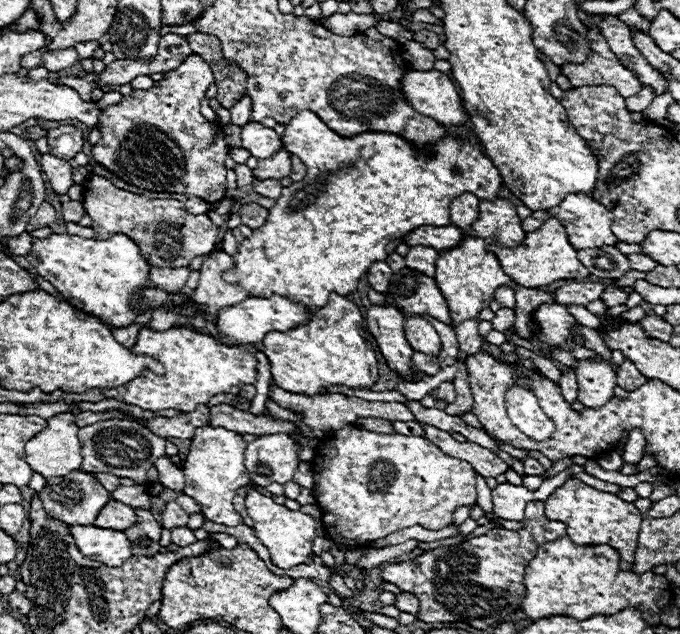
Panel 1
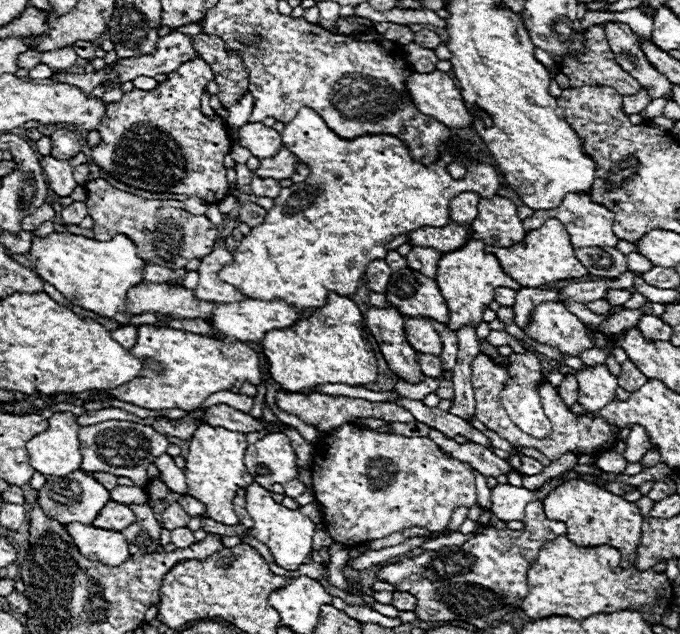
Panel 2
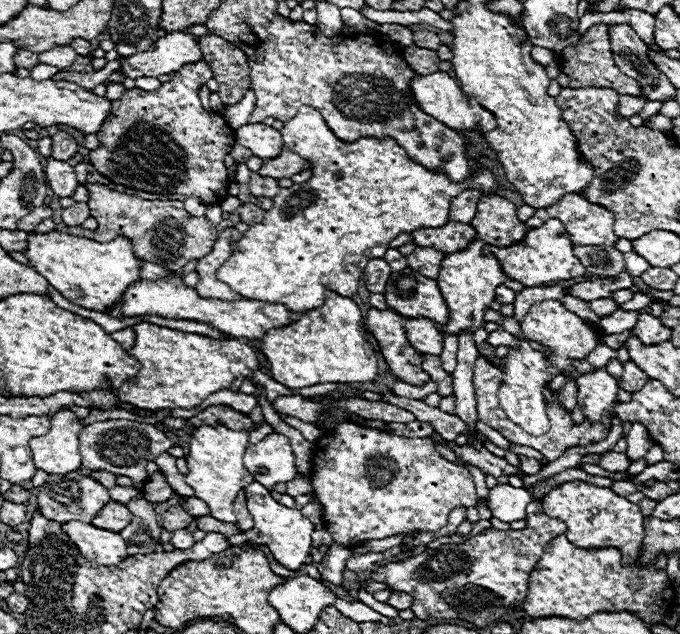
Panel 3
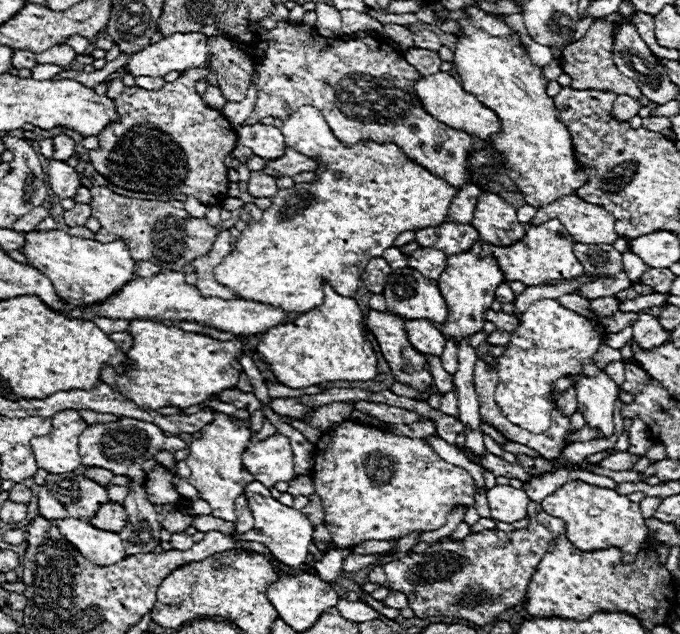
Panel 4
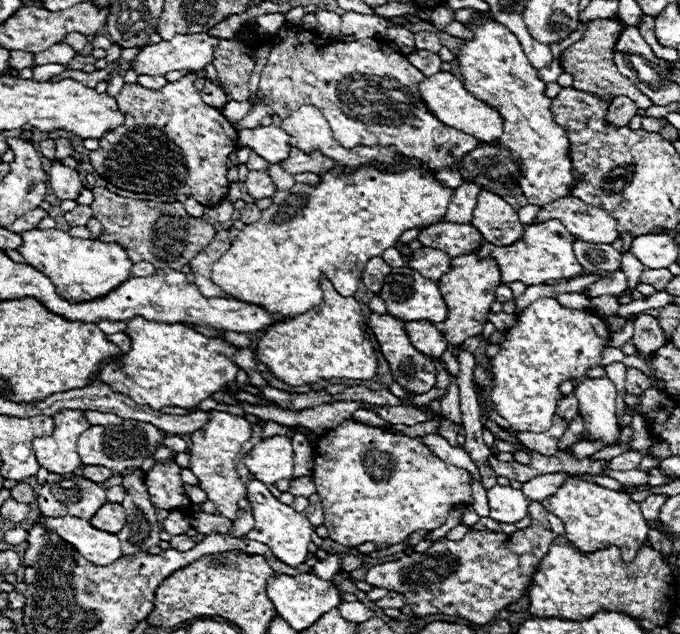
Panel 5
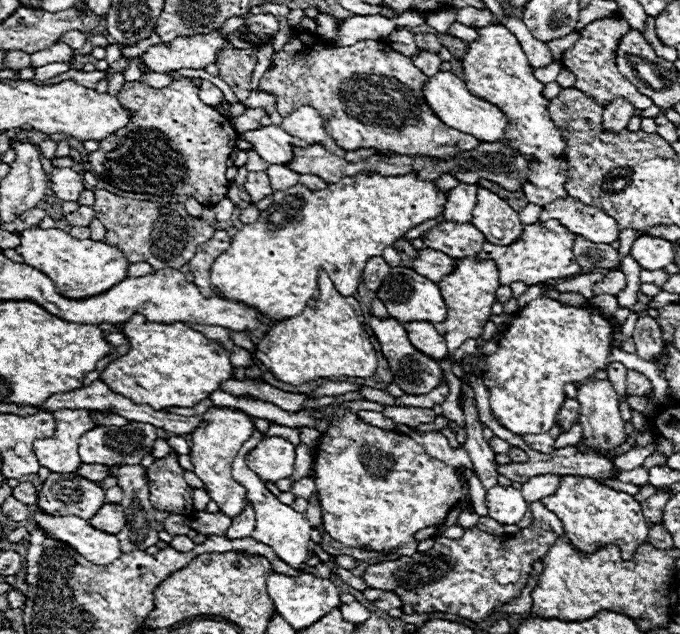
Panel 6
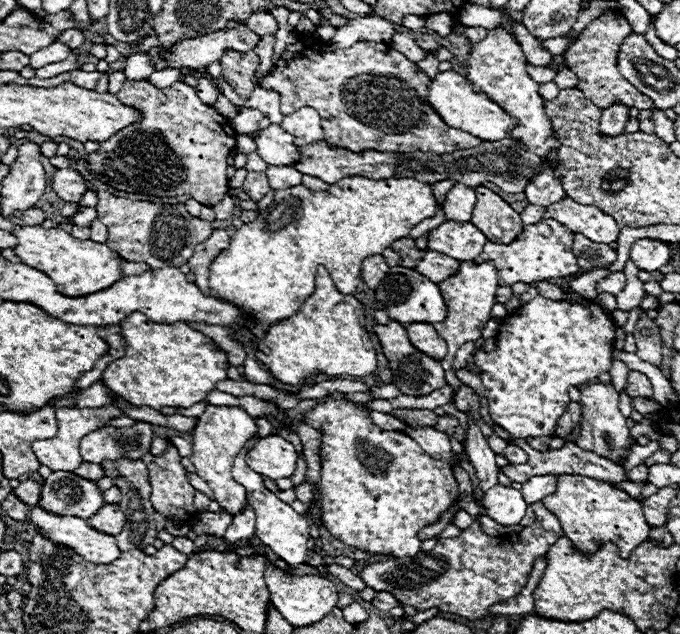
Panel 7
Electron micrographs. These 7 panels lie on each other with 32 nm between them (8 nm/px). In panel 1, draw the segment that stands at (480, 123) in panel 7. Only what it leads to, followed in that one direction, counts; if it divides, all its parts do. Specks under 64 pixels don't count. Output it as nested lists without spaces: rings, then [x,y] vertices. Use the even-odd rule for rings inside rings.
[[[410,68],[410,72],[400,78],[400,90],[416,112],[432,116],[440,120],[440,124],[460,126],[466,122],[466,112],[454,82],[438,70],[420,72]]]

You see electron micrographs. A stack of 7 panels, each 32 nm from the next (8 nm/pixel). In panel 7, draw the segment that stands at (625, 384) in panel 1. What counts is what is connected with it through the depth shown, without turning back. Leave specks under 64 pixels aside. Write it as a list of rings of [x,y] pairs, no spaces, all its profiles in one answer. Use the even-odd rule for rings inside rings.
[[[636,370],[628,372],[628,380],[626,380],[626,394],[628,396],[640,396],[640,398],[652,398],[652,386],[650,380]]]

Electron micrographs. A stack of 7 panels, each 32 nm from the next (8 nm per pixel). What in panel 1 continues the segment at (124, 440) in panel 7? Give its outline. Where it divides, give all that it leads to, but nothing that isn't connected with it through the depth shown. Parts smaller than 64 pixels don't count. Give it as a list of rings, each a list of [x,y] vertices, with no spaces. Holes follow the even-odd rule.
[[[100,420],[90,426],[82,426],[78,430],[78,440],[82,448],[82,470],[84,472],[108,472],[122,478],[132,478],[136,484],[146,484],[146,472],[148,468],[162,458],[164,452],[164,438],[158,438],[148,428],[130,422],[130,420]]]

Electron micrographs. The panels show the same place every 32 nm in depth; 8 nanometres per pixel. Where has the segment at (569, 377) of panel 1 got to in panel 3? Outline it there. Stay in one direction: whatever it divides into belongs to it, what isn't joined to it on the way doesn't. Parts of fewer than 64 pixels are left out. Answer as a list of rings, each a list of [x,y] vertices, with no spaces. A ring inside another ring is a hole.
[[[570,378],[570,380],[566,382],[566,386],[558,390],[558,398],[560,398],[562,406],[564,406],[568,412],[572,412],[572,408],[576,406],[576,394],[578,394],[578,386],[576,386],[576,380],[574,380],[574,378]]]

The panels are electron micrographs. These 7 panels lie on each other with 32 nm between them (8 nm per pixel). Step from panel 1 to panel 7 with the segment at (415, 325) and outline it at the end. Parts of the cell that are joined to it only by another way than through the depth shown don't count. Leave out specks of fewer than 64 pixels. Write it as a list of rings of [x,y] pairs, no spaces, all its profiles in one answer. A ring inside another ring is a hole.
[[[406,324],[404,328],[406,328],[408,338],[414,344],[414,348],[424,352],[426,356],[432,356],[434,360],[442,360],[448,354],[446,342],[434,330],[432,324]]]

